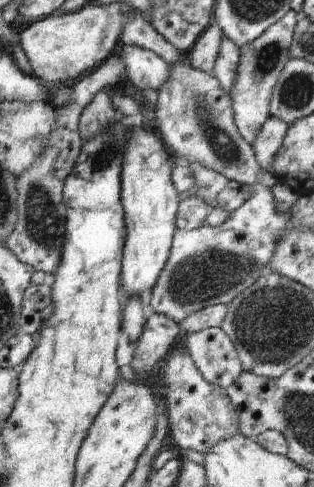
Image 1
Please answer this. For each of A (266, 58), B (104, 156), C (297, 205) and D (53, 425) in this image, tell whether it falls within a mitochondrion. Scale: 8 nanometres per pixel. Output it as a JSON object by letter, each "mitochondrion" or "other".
{"A":"mitochondrion","B":"mitochondrion","C":"other","D":"other"}

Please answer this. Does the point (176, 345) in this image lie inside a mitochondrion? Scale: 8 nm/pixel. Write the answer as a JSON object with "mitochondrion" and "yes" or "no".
{"mitochondrion":"no"}

